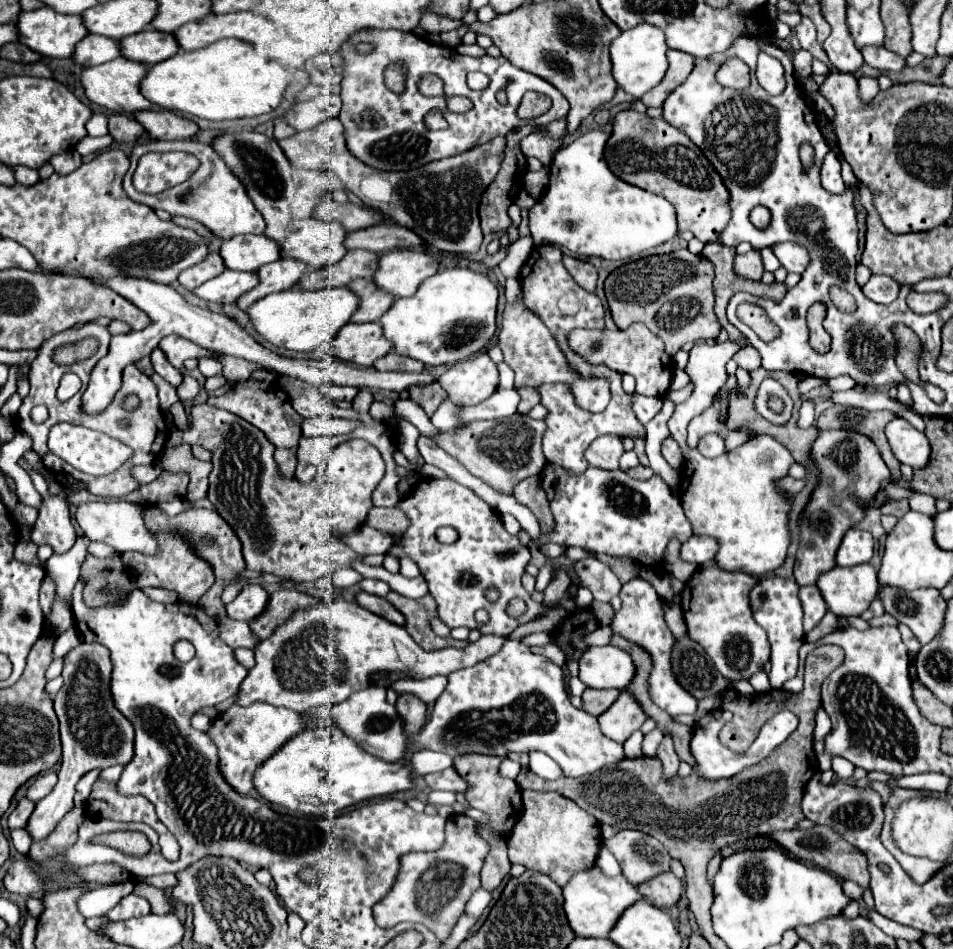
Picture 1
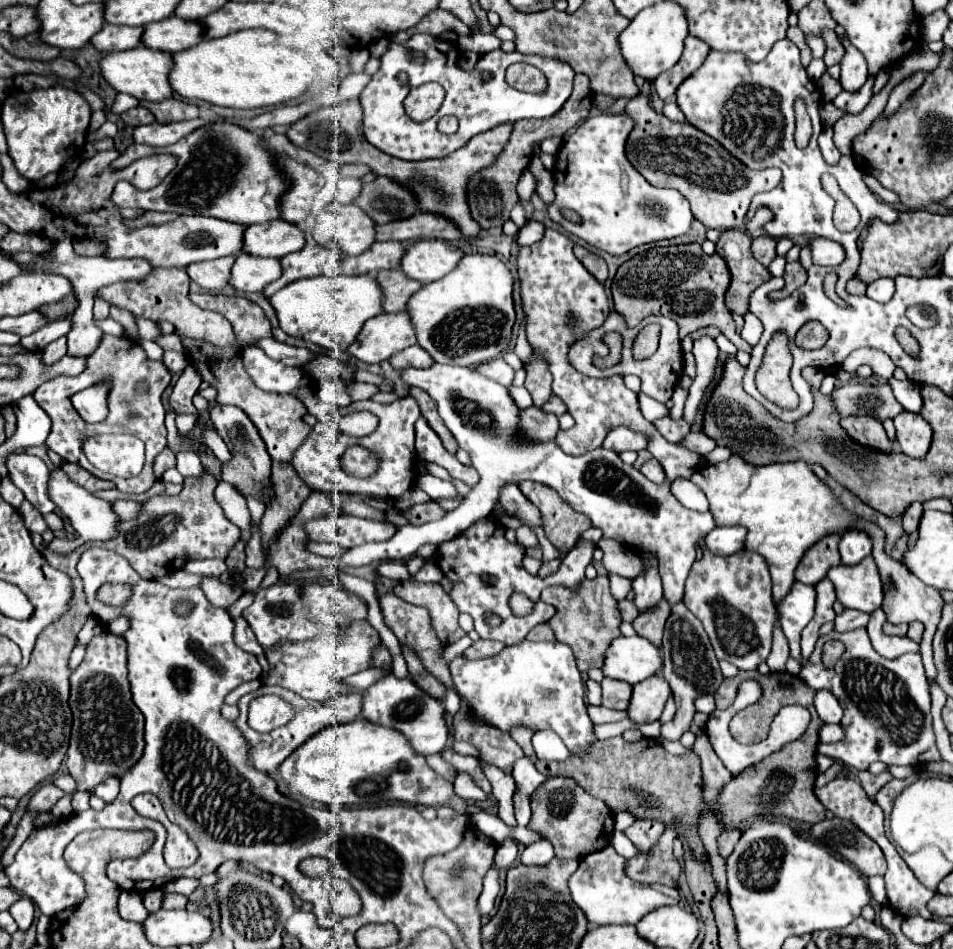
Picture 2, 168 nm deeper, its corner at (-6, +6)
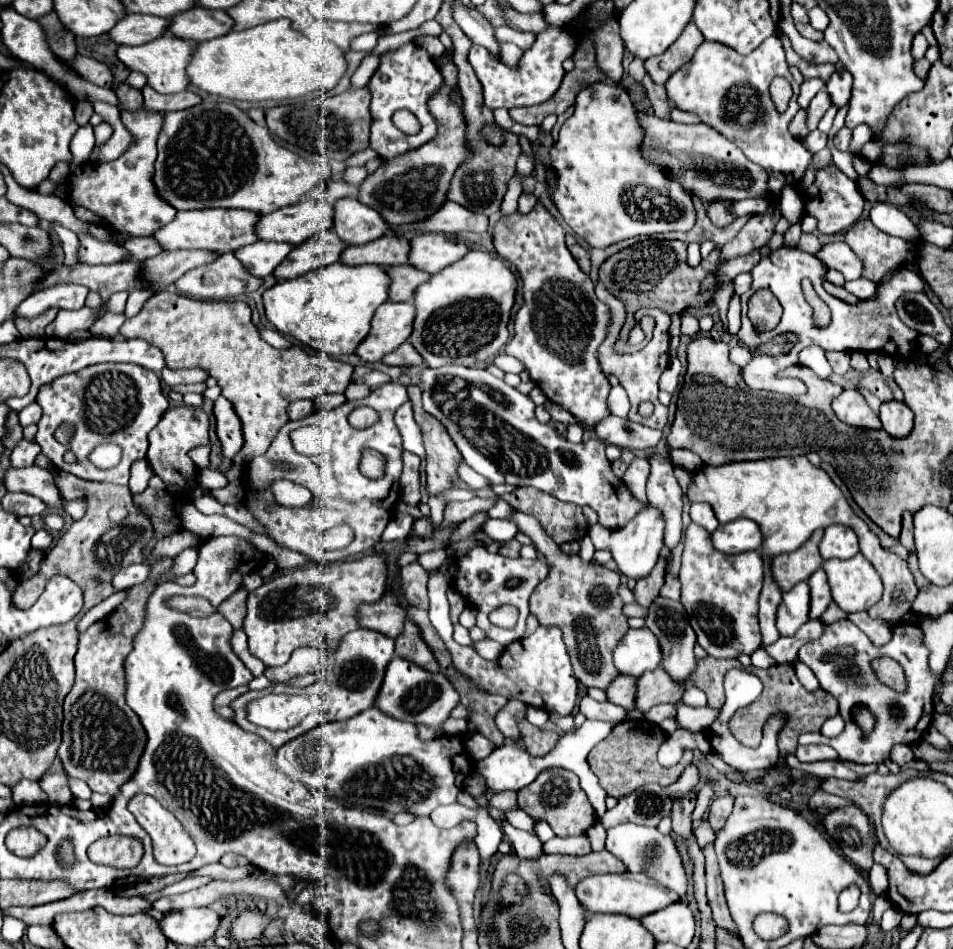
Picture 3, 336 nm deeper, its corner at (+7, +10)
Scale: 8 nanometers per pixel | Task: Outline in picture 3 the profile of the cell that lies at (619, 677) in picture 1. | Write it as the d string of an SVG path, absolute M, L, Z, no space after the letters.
M649 628L629 630L613 654L615 668L621 674L641 676L645 670L655 670L661 664L661 646Z

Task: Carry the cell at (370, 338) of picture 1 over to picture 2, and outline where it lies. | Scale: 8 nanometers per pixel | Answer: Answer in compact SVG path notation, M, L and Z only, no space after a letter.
M406 312L378 314L362 326L356 342L348 348L348 354L362 362L376 364L412 344L416 344L416 336Z

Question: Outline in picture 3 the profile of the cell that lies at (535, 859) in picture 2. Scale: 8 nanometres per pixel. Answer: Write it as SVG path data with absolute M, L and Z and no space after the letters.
M585 834L573 836L573 838L553 838L547 844L543 844L543 850L547 854L553 852L569 852L569 854L585 854L591 852L591 842Z

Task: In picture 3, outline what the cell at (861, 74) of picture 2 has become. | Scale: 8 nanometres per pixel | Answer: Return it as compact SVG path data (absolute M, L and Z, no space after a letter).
M847 70L835 72L835 74L831 76L831 80L827 82L827 92L829 92L829 96L831 96L831 102L833 102L837 108L847 106L849 96L851 96L851 74L849 74Z

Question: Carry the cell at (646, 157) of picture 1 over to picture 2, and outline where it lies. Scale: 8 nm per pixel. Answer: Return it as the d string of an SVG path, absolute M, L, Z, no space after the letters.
M638 94L624 110L634 120L634 130L626 140L626 156L630 164L658 188L678 190L692 208L692 214L706 228L714 230L746 230L746 212L756 192L772 190L780 182L780 170L768 168L762 172L748 170L722 146L686 122L668 120L650 108L648 98Z

